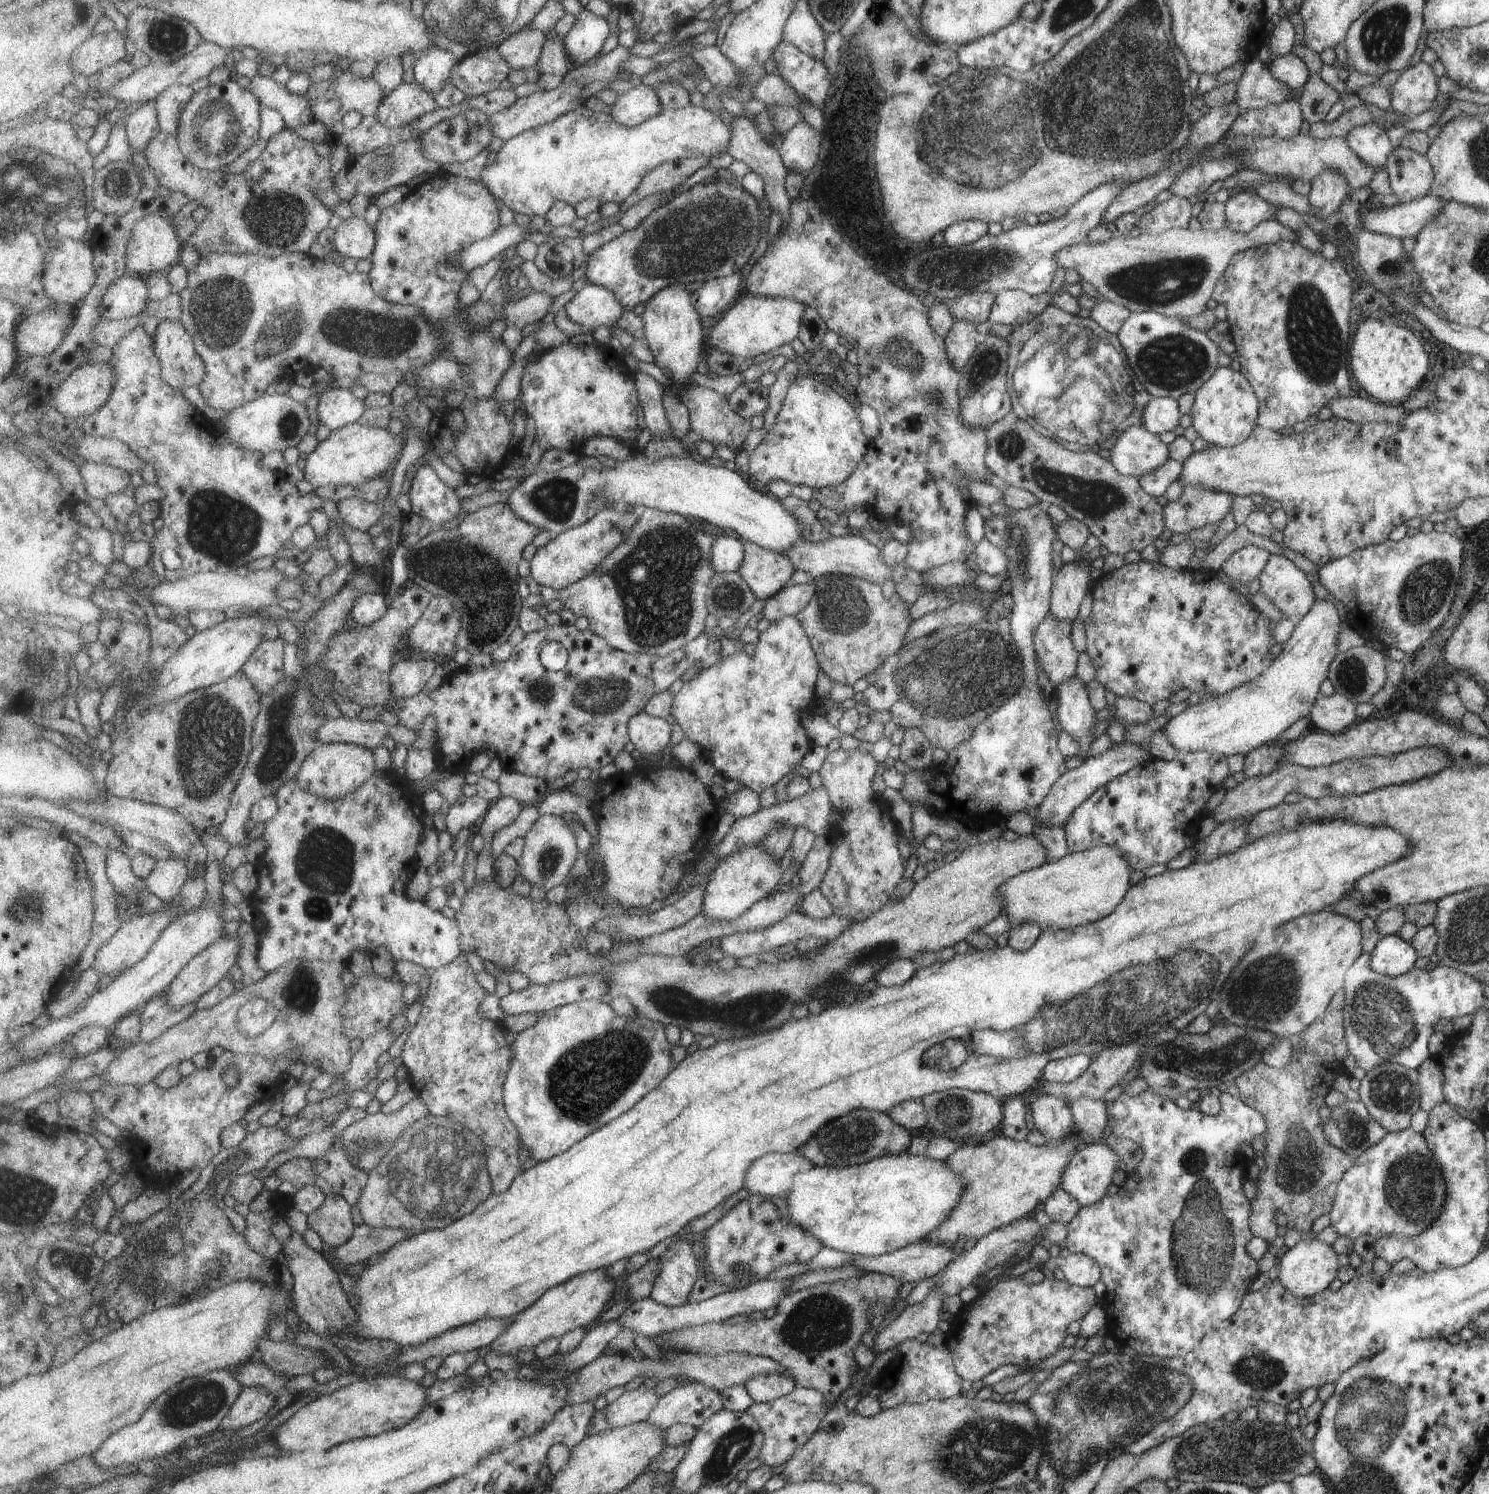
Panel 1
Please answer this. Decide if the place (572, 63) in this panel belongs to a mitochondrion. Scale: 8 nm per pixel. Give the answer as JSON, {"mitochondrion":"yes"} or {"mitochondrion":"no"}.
{"mitochondrion":"no"}

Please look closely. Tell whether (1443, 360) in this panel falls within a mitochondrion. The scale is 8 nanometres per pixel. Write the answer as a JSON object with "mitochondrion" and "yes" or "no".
{"mitochondrion":"no"}

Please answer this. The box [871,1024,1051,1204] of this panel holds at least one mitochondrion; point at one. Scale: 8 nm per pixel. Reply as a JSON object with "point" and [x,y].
{"point":[957,1049]}

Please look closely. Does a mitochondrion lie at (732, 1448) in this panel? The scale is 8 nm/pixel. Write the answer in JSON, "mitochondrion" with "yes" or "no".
{"mitochondrion":"yes"}

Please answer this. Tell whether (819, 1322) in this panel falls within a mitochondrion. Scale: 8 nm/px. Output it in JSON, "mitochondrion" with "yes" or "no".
{"mitochondrion":"yes"}

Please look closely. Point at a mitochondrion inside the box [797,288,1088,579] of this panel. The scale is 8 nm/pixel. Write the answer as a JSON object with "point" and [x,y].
{"point":[930,393]}

